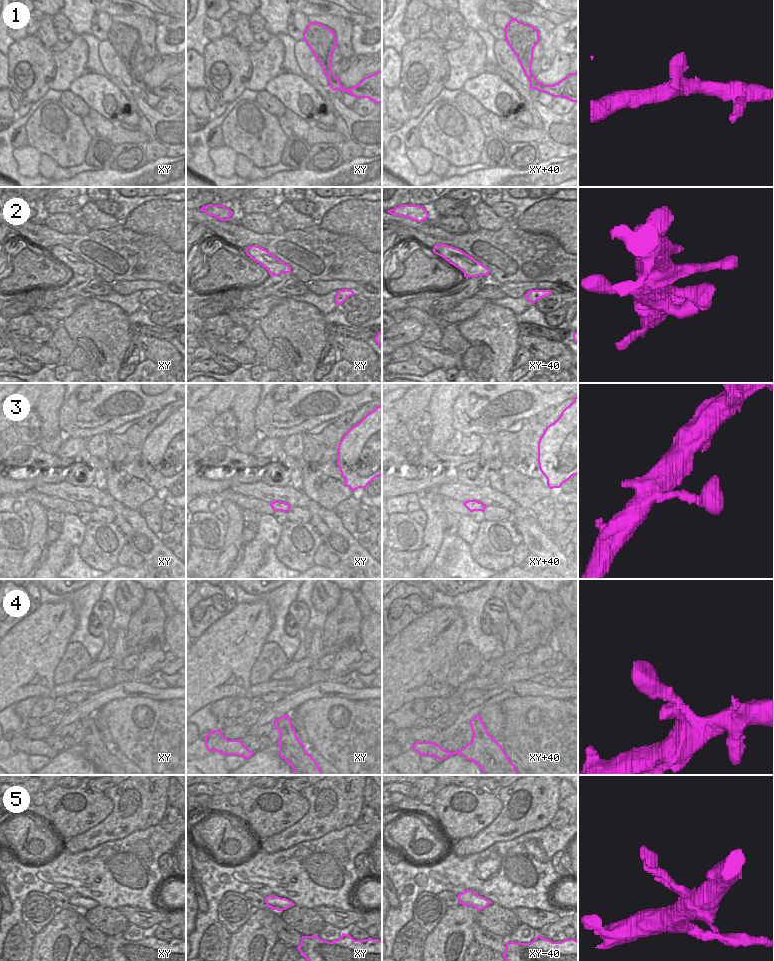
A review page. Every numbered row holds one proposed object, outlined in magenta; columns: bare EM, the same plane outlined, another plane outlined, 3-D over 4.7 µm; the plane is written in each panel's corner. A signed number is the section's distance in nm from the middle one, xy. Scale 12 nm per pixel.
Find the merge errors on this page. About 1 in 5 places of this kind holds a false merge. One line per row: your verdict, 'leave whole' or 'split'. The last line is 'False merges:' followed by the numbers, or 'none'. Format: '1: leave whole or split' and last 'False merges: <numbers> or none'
1: leave whole
2: leave whole
3: leave whole
4: leave whole
5: leave whole
False merges: none

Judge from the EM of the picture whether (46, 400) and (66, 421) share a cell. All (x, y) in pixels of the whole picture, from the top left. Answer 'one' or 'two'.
two

